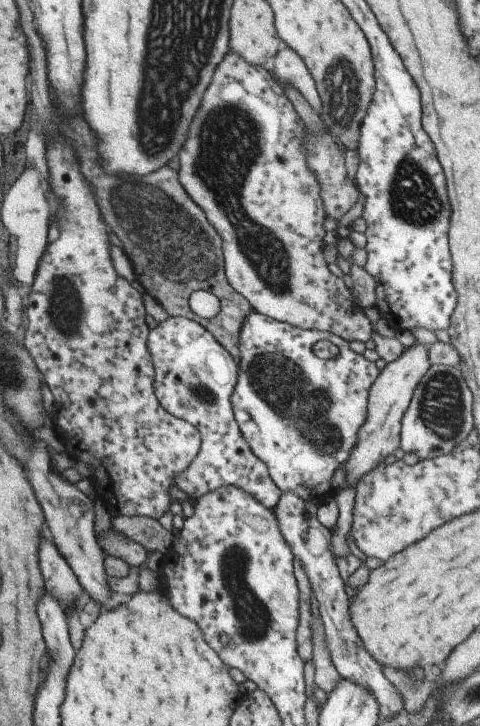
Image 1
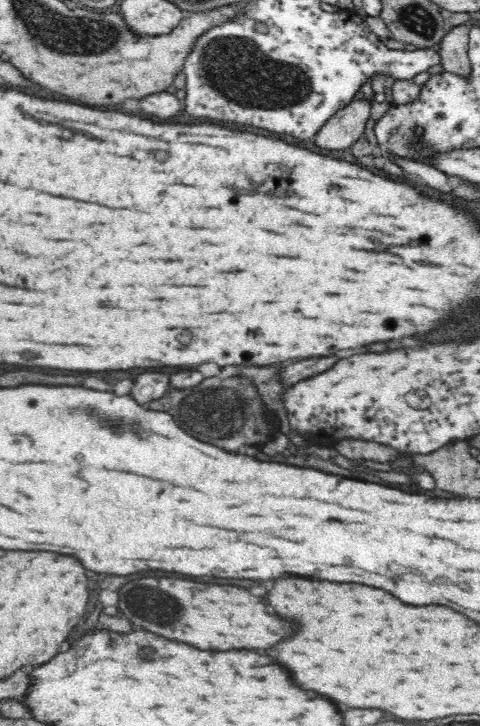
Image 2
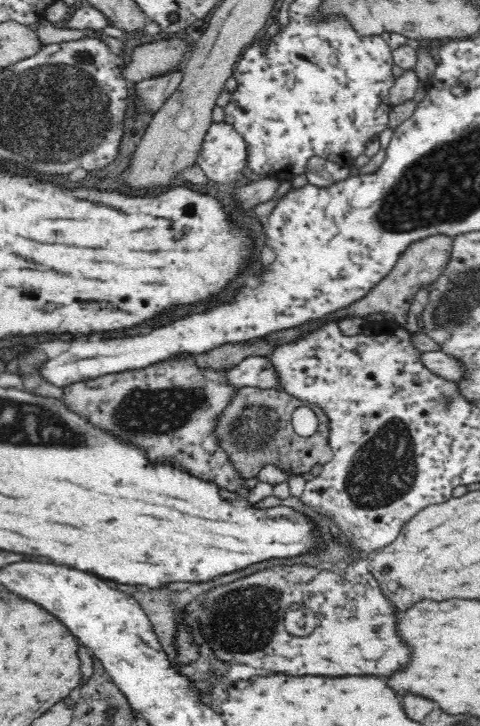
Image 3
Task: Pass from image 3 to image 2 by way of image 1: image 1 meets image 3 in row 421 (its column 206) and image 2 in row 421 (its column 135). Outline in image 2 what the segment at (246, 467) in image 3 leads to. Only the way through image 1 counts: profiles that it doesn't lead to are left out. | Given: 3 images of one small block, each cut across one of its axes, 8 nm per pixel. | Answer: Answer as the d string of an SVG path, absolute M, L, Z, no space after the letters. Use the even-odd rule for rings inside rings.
M234 376L234 378L204 379L204 384L178 388L164 394L160 400L149 402L148 408L156 412L170 412L176 424L192 438L206 444L214 444L228 452L238 452L238 446L256 446L266 444L278 434L278 416L270 406L264 406L262 394L252 378ZM266 412L266 414L264 414Z

